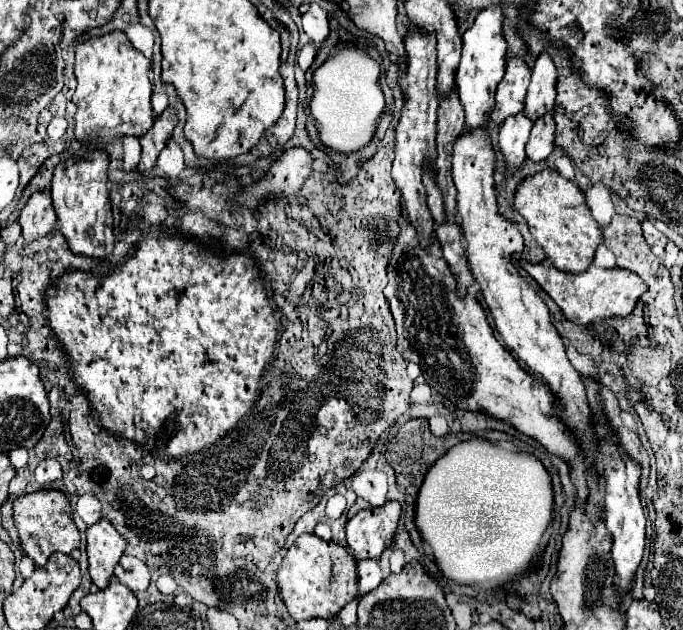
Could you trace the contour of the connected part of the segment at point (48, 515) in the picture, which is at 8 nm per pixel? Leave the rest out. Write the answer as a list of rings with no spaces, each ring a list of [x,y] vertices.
[[[42,489],[36,493],[16,497],[14,499],[14,523],[18,529],[24,555],[28,555],[36,563],[36,567],[46,565],[48,557],[56,551],[70,555],[74,549],[80,547],[80,533],[74,525],[70,503],[62,491]]]

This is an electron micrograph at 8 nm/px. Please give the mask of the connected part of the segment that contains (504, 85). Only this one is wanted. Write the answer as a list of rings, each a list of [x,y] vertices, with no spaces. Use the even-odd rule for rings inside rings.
[[[510,57],[506,61],[506,75],[496,89],[496,107],[490,113],[494,123],[504,123],[506,117],[524,109],[526,89],[530,85],[530,67],[522,57]]]

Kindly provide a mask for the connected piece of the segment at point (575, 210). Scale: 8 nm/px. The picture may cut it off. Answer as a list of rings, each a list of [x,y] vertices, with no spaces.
[[[554,169],[538,171],[518,185],[514,207],[526,219],[532,237],[538,241],[538,245],[544,249],[546,257],[556,269],[570,273],[586,271],[586,267],[592,263],[594,249],[602,241],[602,233],[598,223],[590,215],[582,191],[572,181],[564,179]]]

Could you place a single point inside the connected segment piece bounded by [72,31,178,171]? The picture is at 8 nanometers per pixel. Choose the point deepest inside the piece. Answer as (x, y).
(113, 94)

